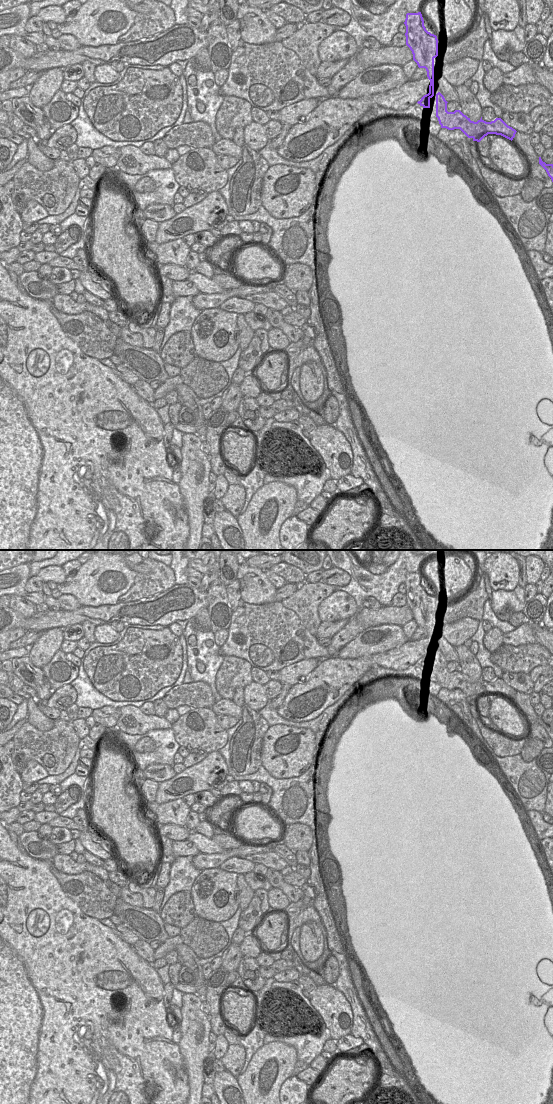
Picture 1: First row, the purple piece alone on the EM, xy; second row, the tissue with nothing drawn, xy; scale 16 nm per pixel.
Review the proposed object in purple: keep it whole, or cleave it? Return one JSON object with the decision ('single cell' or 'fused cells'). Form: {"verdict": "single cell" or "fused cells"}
{"verdict": "fused cells"}

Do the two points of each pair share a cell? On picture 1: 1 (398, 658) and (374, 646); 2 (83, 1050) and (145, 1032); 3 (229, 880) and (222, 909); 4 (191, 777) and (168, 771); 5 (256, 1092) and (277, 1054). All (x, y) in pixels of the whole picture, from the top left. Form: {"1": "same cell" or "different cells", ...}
{"1": "different cells", "2": "same cell", "3": "same cell", "4": "different cells", "5": "same cell"}

